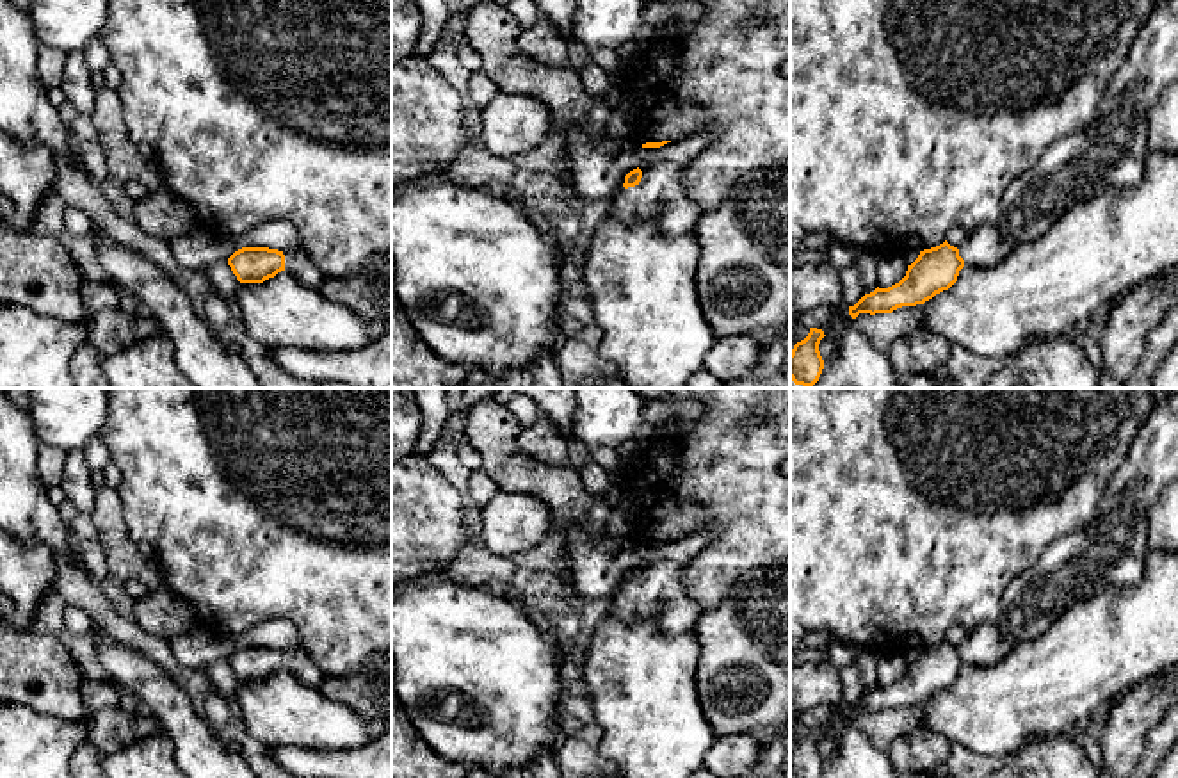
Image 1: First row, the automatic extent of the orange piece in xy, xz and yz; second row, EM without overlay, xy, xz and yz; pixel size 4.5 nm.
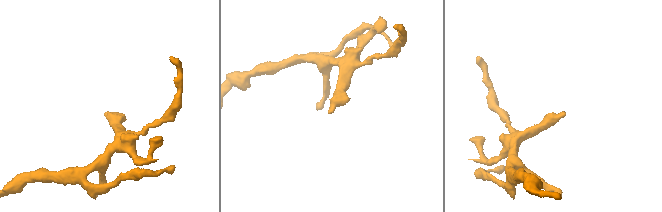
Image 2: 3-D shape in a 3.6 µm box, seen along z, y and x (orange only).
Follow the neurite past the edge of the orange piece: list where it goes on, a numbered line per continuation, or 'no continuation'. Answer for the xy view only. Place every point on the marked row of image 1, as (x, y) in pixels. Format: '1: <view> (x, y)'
1: xy (298, 262)

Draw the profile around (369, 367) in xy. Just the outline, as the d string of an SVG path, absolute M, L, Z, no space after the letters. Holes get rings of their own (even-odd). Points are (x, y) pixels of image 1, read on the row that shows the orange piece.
M391 331L356 351L267 349L270 360L297 379L352 388L391 388Z

